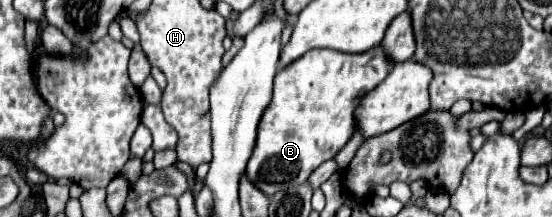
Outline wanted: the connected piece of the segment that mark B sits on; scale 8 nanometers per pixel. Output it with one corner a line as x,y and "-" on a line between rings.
376,45
376,49
364,53
336,53
332,49
312,49
298,61
292,61
292,65
282,67
274,79
272,101
266,107
258,125
256,147
246,167
248,179
252,179
252,183
268,197
272,197
272,193
276,191
284,191
286,181
294,187
306,183
310,173
324,161
332,159
356,133
356,107
368,91
372,91
386,79
392,65
394,63
388,59
388,53
384,53
384,47

